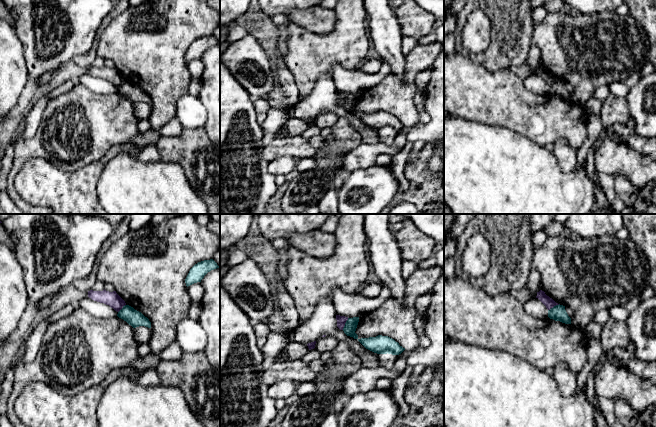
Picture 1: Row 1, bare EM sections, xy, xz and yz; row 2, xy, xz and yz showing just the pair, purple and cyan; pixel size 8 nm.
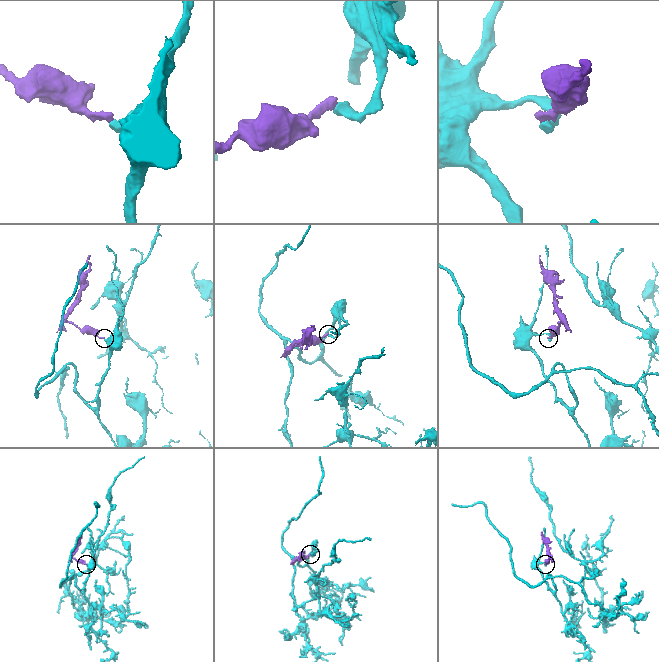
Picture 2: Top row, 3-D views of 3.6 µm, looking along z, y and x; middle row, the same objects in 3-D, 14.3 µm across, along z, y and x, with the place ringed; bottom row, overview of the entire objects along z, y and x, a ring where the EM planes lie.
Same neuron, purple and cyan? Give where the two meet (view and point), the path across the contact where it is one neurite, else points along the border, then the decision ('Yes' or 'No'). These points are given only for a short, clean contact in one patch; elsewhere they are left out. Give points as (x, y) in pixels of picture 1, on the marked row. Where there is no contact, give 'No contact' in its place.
Touches purple at xz (344, 324). Boundary: xz (348, 318), (342, 329). No

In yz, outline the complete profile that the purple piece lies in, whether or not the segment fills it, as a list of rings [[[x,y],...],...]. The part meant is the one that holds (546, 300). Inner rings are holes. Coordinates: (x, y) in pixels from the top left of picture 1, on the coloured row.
[[[540,290],[539,292],[537,292],[536,298],[538,298],[546,306],[546,308],[548,310],[550,310],[551,308],[553,308],[556,305],[559,305],[552,298],[550,298],[549,296],[547,296],[545,294],[545,292],[542,291],[542,290]]]

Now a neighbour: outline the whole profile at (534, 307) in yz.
[[[532,297],[522,305],[525,312],[536,319],[545,319],[548,317],[548,309],[536,297]]]

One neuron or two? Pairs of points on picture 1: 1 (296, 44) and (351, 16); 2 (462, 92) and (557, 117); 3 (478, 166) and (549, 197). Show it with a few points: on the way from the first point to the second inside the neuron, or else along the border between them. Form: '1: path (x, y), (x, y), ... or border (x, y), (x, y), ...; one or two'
1: path (310, 43), (327, 43), (340, 30); one
2: path (486, 96), (500, 98), (513, 107), (533, 116); one
3: path (496, 183), (510, 197), (531, 197); one

